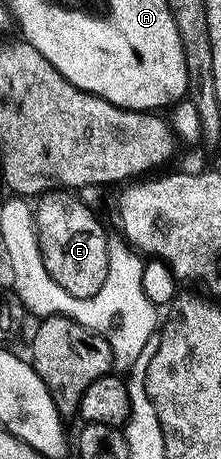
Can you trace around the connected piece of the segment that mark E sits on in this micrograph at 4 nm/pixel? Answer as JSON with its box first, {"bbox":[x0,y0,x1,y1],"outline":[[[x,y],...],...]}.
{"bbox":[33,192,112,300],"outline":[[[71,192],[43,195],[33,214],[33,227],[39,233],[39,251],[49,276],[53,276],[58,286],[65,288],[69,298],[90,300],[105,288],[105,280],[109,280],[112,243],[107,242],[102,224],[79,198],[82,197]]]}

